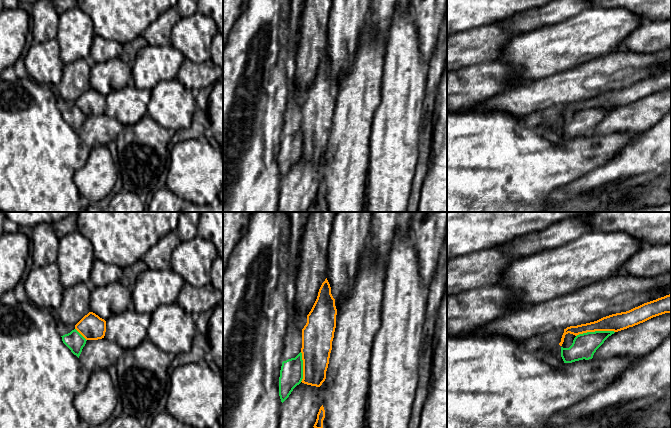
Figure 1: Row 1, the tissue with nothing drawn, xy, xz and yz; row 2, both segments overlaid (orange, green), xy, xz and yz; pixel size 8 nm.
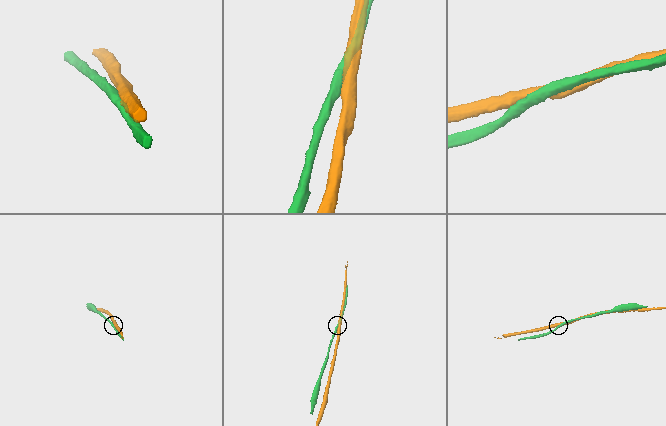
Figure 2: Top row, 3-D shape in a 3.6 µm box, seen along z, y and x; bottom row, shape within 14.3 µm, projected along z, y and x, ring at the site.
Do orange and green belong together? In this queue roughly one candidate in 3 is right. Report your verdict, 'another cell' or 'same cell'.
another cell

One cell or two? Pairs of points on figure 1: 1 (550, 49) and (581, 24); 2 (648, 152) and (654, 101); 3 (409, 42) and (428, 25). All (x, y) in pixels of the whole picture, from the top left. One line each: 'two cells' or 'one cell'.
1: one cell
2: two cells
3: two cells

